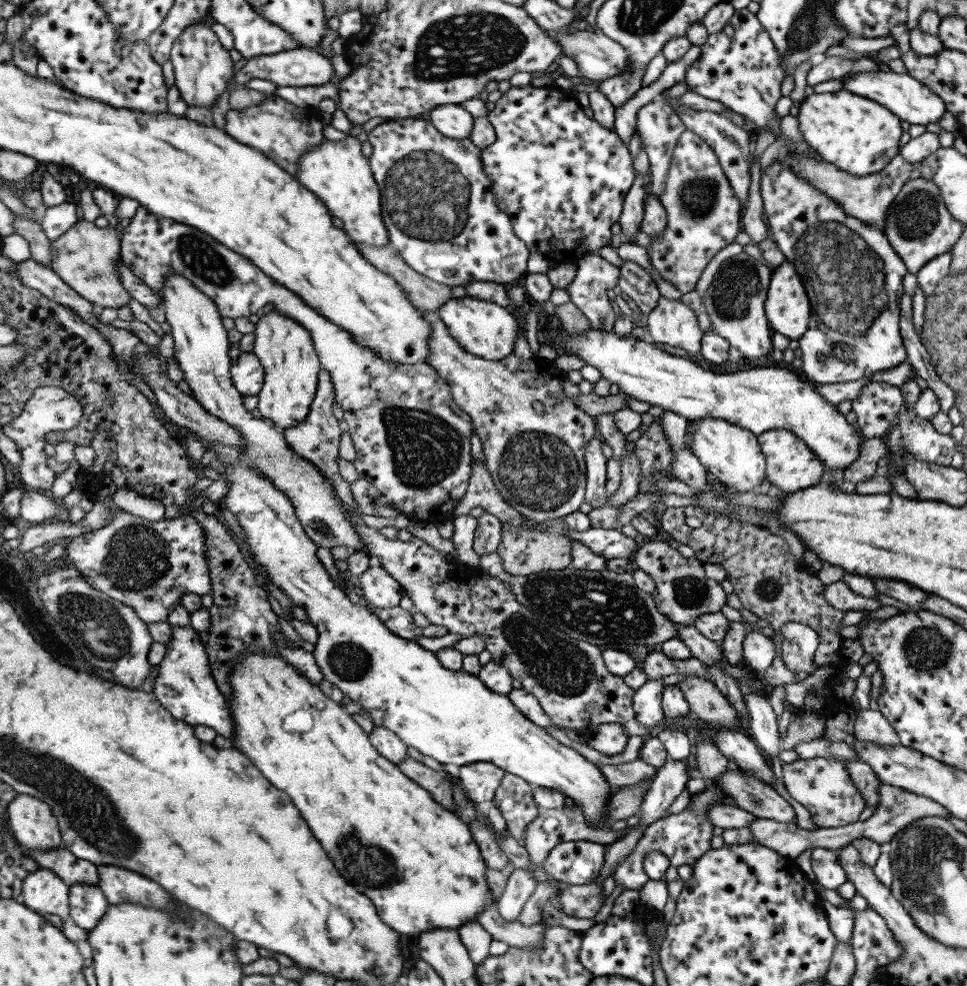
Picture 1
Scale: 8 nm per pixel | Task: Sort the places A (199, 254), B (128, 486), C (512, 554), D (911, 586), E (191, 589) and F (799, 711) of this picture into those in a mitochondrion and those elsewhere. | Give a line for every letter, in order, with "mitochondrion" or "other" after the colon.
A: mitochondrion
B: other
C: other
D: other
E: other
F: other

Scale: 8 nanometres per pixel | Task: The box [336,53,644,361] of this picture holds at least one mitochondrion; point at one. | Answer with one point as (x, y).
(427, 195)

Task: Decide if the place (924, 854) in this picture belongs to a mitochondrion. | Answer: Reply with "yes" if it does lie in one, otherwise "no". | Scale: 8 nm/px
yes

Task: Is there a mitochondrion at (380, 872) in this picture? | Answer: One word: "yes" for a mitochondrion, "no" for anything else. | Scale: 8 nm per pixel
yes

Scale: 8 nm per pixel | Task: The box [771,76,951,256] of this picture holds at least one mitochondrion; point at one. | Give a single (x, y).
(917, 216)

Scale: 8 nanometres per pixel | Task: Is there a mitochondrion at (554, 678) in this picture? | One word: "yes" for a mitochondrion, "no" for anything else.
yes

